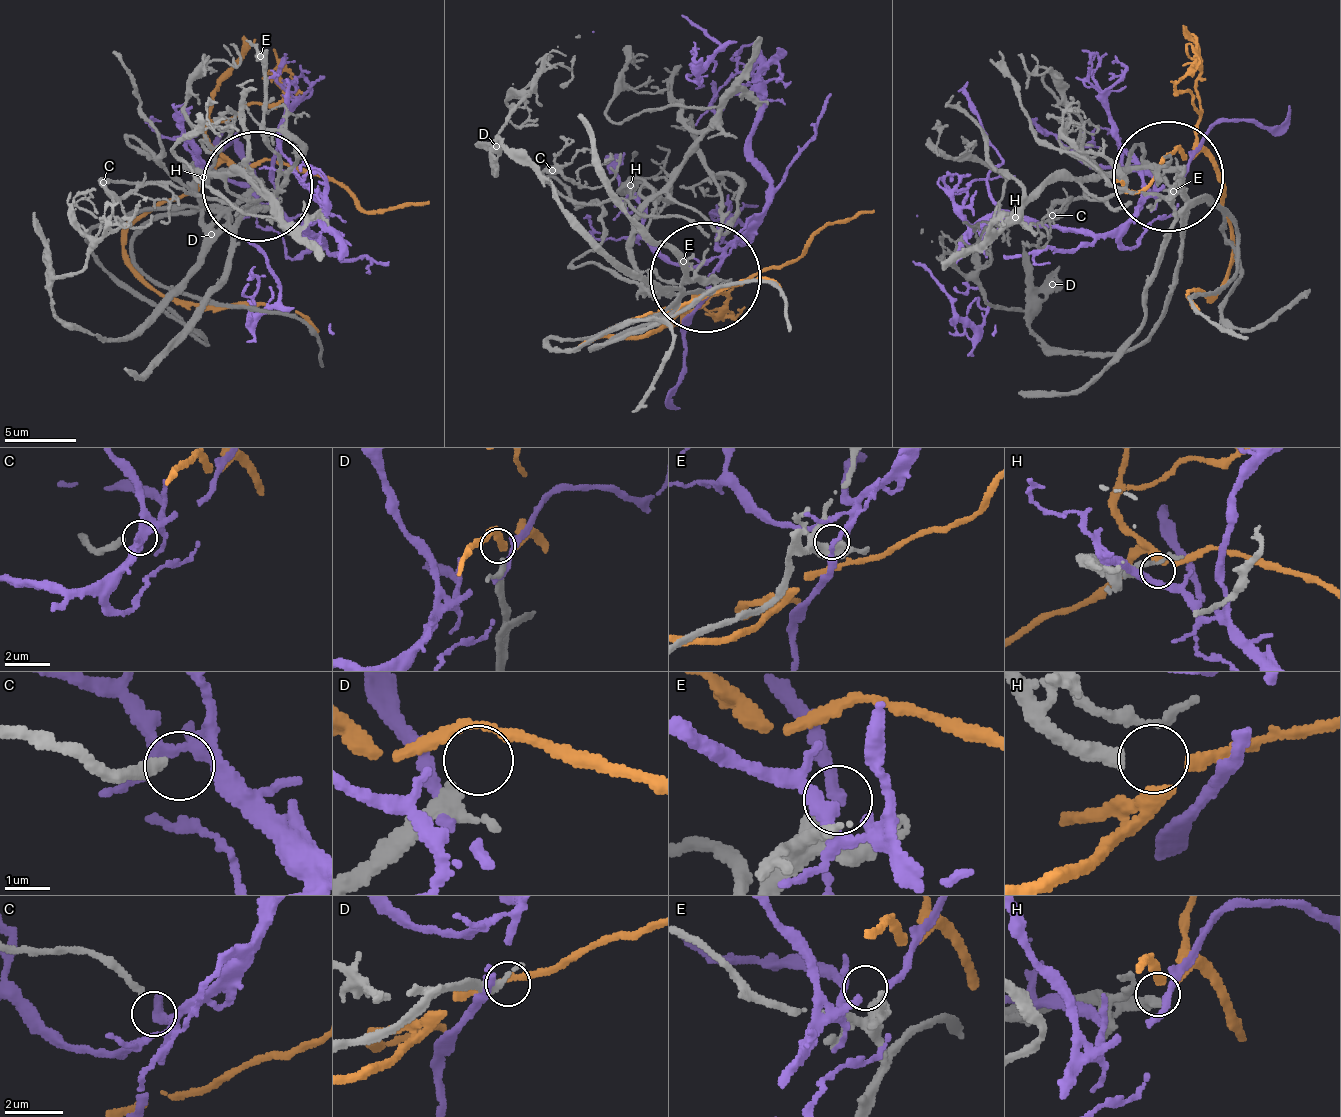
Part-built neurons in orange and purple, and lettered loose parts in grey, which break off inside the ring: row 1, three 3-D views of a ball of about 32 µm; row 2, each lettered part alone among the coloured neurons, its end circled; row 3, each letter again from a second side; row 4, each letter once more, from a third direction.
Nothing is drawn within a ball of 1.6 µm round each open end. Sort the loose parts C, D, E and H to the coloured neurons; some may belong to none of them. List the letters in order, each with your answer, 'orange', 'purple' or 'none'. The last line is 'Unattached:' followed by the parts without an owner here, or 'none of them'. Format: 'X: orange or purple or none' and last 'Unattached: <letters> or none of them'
C: purple
D: none
E: none
H: orange
Unattached: D, E

